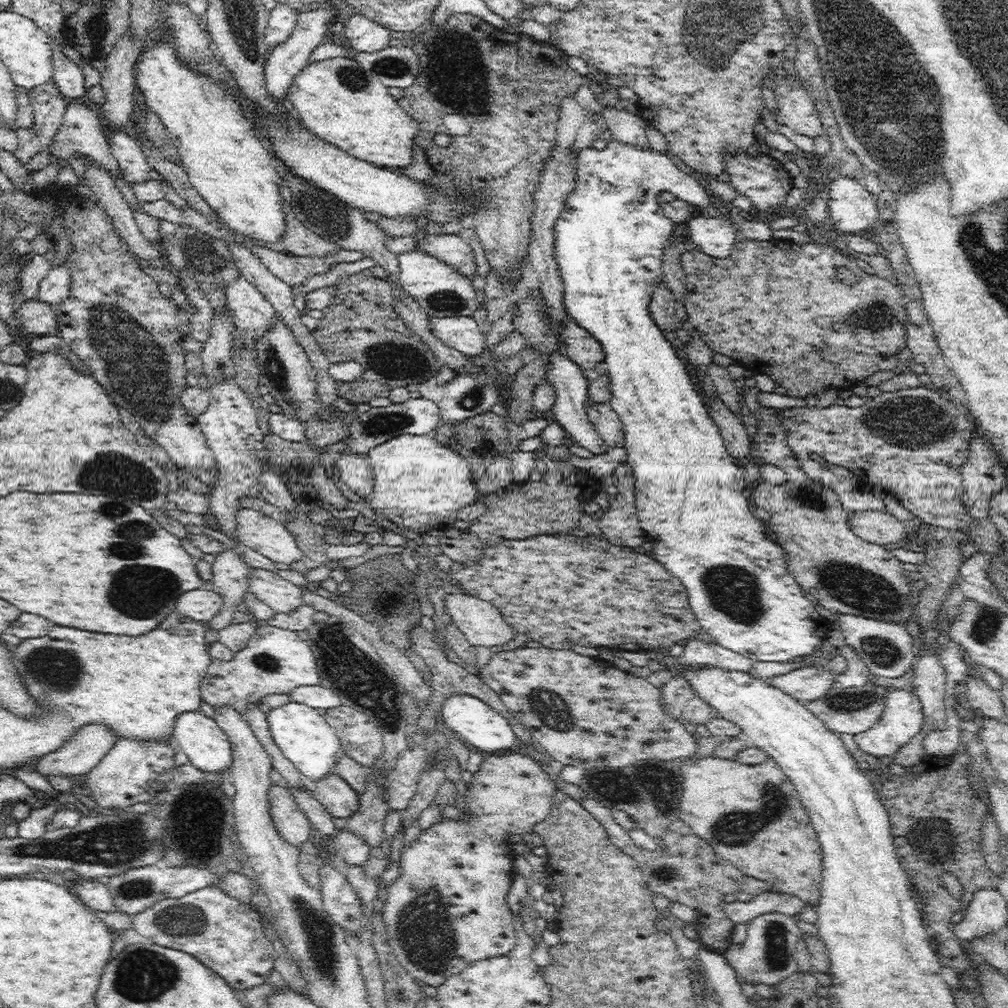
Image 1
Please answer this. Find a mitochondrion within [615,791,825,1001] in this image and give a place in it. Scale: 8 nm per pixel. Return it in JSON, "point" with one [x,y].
{"point":[775,935]}

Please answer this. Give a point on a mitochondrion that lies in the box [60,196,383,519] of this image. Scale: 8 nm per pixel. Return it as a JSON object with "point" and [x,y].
{"point":[135,363]}

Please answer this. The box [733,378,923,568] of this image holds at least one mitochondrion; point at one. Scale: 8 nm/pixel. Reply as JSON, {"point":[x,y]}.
{"point":[807,496]}

